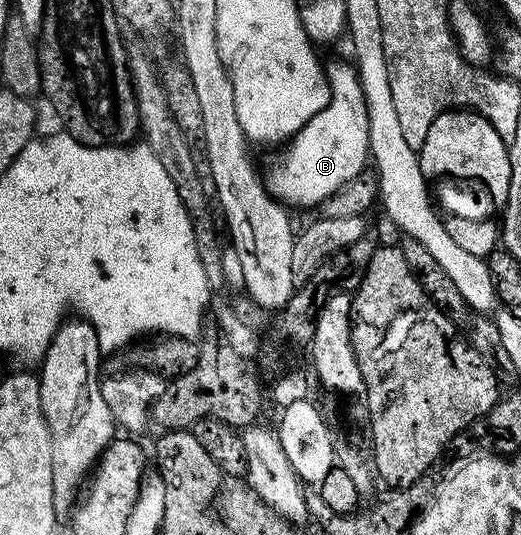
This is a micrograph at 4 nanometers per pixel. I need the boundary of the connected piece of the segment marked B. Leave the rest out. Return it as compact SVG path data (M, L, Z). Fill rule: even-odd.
M345 62L327 63L326 73L332 89L330 104L291 138L280 163L270 167L268 174L266 170L268 193L285 207L319 207L331 194L338 192L346 180L354 180L354 176L365 173L369 165L366 100L355 65Z

